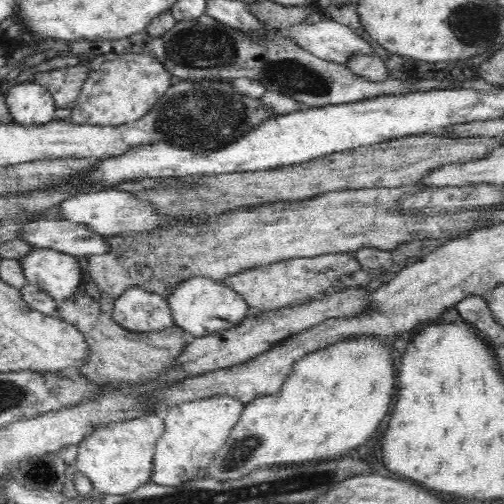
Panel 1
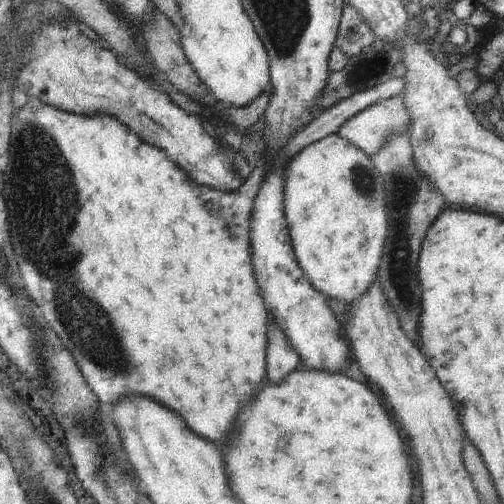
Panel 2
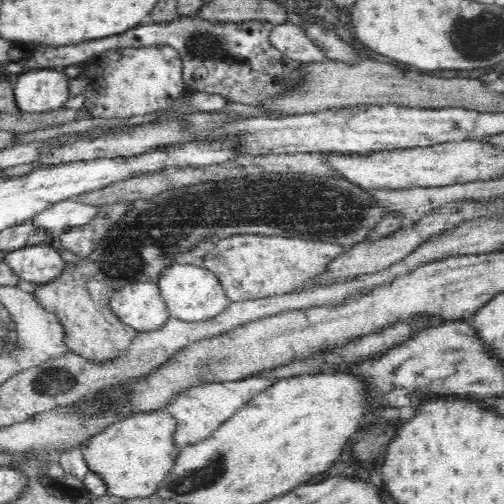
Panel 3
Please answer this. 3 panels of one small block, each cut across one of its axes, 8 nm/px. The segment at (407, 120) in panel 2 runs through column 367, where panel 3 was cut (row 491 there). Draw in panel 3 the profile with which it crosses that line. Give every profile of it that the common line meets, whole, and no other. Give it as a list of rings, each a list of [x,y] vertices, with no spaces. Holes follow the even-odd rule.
[[[164,410],[148,412],[148,414],[134,414],[132,418],[118,420],[104,428],[102,432],[94,434],[86,442],[80,444],[88,470],[98,474],[108,494],[118,496],[122,500],[128,498],[148,498],[156,494],[160,484],[172,472],[180,450],[174,444],[178,422]]]

